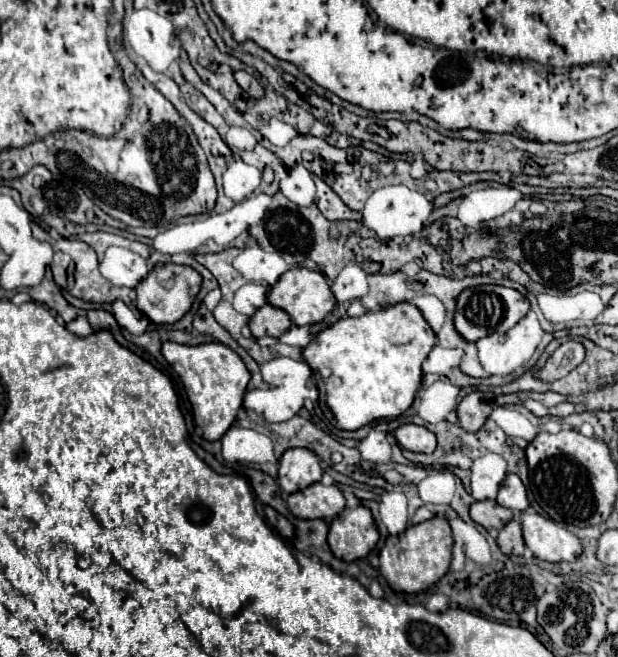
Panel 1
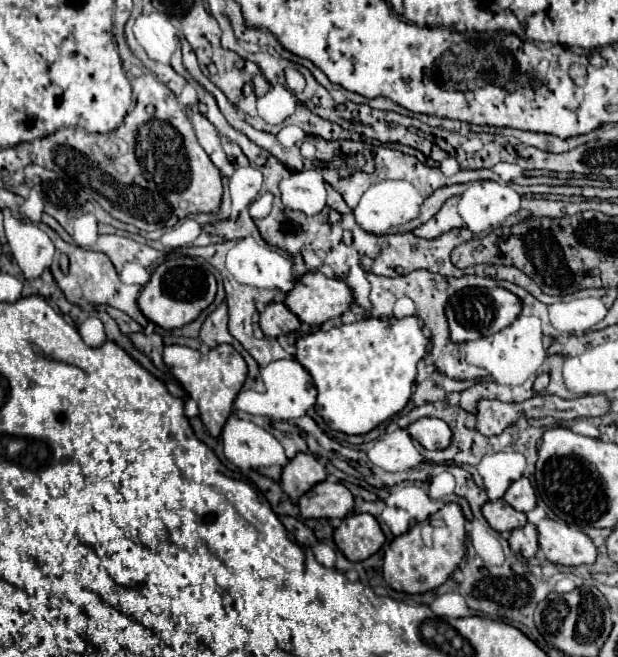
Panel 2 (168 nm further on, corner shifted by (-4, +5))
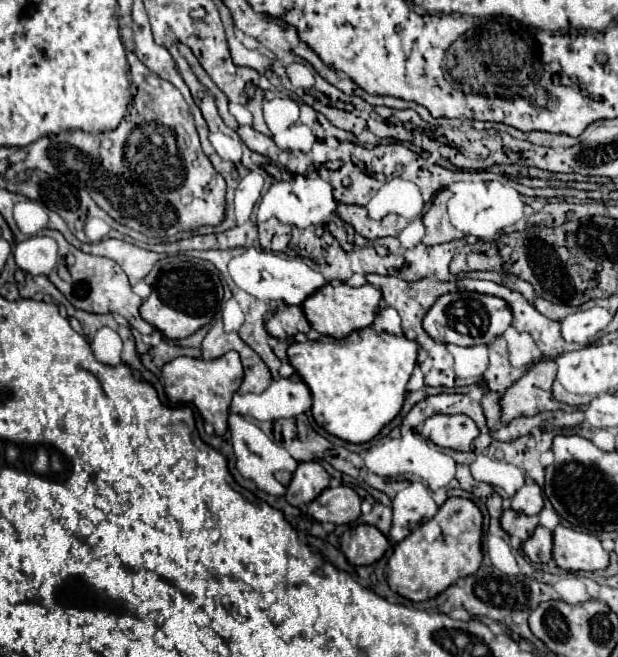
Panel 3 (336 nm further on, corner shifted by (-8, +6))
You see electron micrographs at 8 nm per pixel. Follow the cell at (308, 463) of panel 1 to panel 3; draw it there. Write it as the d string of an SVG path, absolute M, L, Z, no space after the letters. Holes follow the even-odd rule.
M318 461L300 463L292 475L292 481L286 491L286 501L290 505L310 503L318 493L322 493L330 483L330 475Z

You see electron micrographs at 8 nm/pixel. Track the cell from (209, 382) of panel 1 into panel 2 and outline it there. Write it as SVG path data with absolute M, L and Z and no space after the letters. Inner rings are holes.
M220 344L214 350L192 350L186 346L166 346L164 364L170 368L172 376L182 384L182 388L196 400L200 418L212 436L220 436L228 416L232 414L232 404L246 380L246 362L230 346Z

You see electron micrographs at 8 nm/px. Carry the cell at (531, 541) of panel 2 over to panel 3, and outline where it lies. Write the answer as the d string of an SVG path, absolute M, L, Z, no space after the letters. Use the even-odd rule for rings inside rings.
M538 525L534 533L522 543L522 549L532 563L546 563L552 557L552 531Z

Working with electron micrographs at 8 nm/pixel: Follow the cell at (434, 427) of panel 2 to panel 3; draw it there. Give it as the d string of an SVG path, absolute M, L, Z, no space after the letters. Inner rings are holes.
M434 415L430 419L426 419L420 427L420 435L430 439L434 445L438 447L446 447L446 449L456 449L456 451L468 451L470 443L478 437L478 427L476 423L466 417L466 415Z

